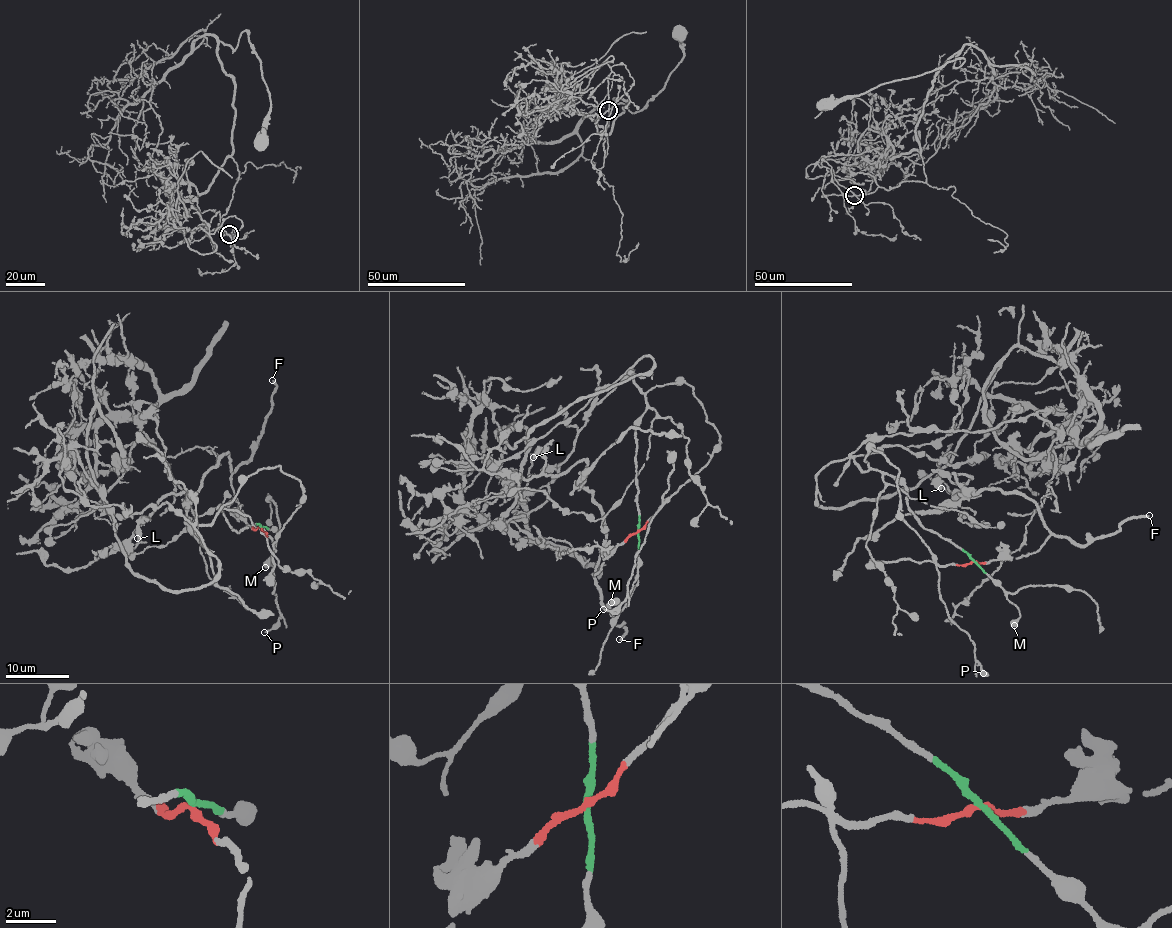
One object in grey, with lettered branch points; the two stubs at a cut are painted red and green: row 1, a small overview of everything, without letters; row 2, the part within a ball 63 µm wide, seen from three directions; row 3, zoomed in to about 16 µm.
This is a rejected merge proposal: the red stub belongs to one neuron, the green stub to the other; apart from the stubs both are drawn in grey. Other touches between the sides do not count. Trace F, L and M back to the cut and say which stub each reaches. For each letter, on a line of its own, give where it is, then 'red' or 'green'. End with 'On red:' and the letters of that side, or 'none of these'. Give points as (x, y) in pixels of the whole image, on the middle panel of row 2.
F: at (619, 639); red
L: at (533, 457); red
M: at (611, 602); green
On red: F, L

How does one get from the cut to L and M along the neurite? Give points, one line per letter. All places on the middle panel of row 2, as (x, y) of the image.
L: (638, 532), (593, 573), (606, 536), (586, 463), (555, 476), (538, 450), (532, 458)
M: (638, 532), (638, 560), (634, 585), (622, 603), (610, 602)

